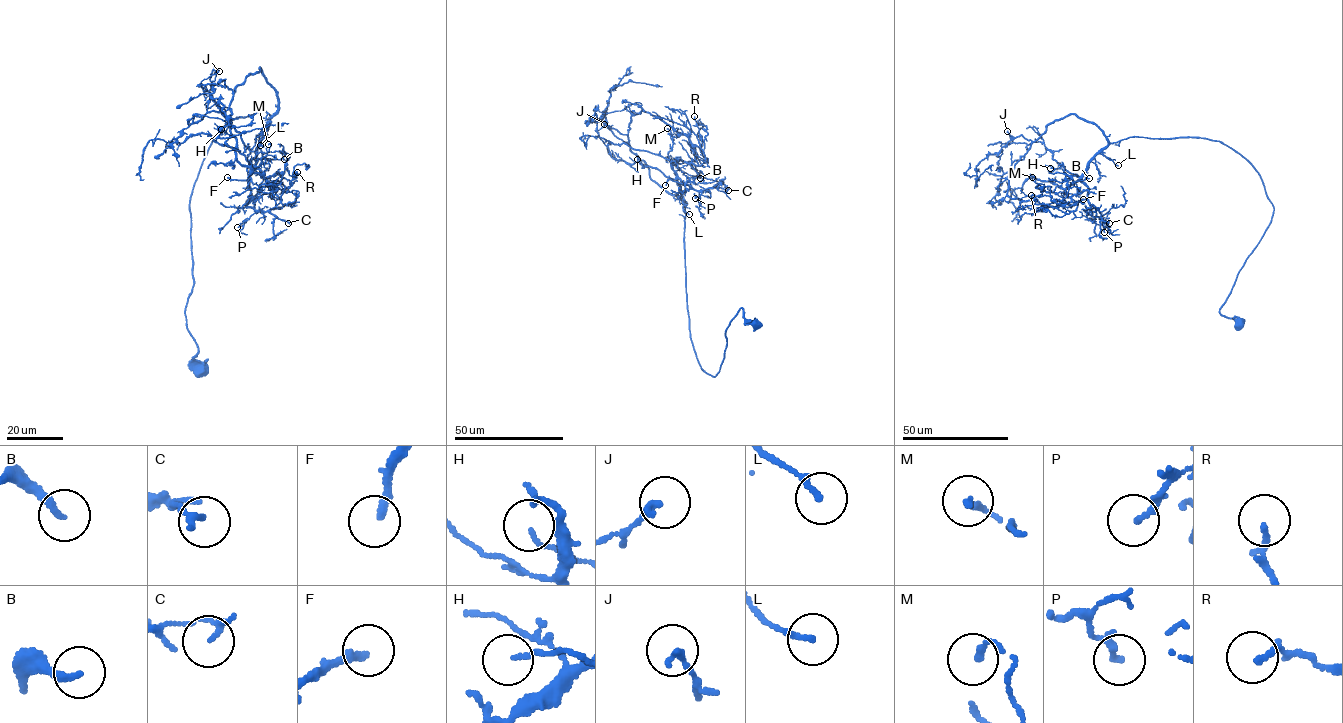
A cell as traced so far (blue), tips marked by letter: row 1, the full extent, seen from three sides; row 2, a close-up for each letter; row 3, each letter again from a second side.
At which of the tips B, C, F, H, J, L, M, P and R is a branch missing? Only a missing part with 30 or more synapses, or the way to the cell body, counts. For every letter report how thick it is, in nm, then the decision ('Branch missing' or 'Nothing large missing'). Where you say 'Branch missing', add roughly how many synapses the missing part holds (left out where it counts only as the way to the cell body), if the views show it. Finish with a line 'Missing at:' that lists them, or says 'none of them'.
B: Thickness 240 nm. Nothing large missing
C: Thickness 190 nm. Nothing large missing
F: Thickness 240 nm. Branch missing. Roughly 35 synapses
H: Thickness 110 nm. Nothing large missing
J: Thickness 190 nm. Nothing large missing
L: Thickness 180 nm. Nothing large missing
M: Thickness 170 nm. Nothing large missing
P: Thickness 190 nm. Nothing large missing
R: Thickness 160 nm. Nothing large missing
Missing at: F

